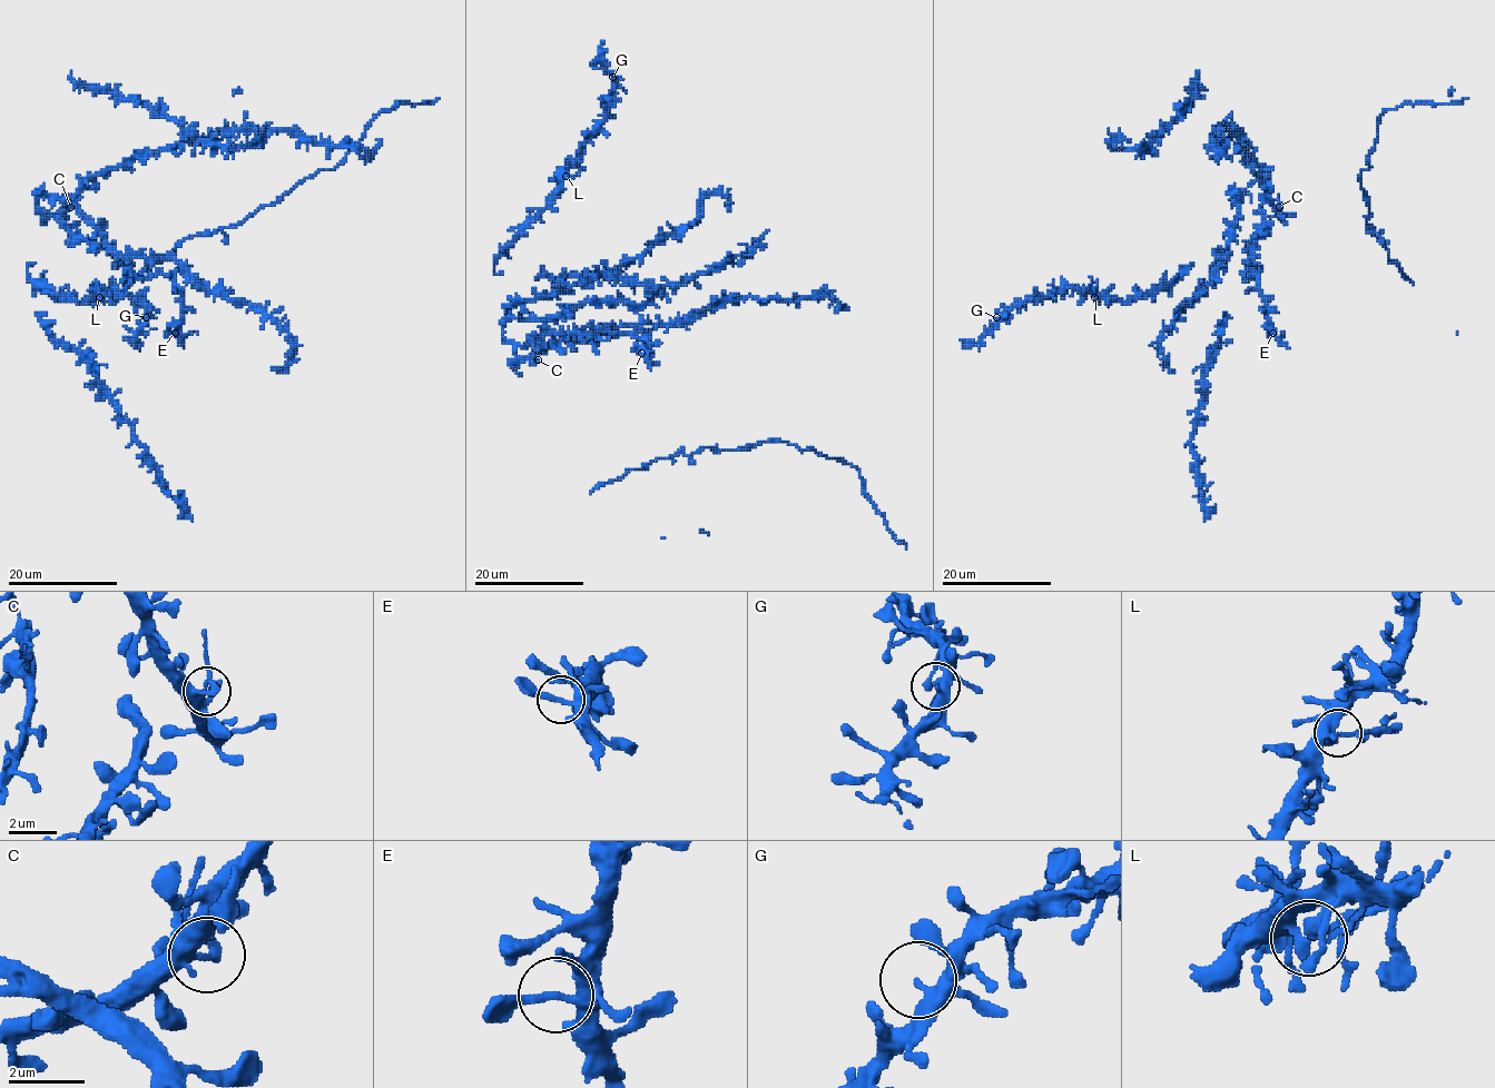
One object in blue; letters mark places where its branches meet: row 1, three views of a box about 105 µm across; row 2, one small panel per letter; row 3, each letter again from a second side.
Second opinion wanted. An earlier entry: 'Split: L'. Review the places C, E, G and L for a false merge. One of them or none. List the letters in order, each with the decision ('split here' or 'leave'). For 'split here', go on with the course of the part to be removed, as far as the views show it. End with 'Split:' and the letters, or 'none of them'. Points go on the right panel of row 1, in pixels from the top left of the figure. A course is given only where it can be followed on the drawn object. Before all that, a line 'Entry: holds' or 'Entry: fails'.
Entry: holds
C: leave
E: leave
G: leave
L: split here; course (1095, 298), (1090, 277)
Split: L

